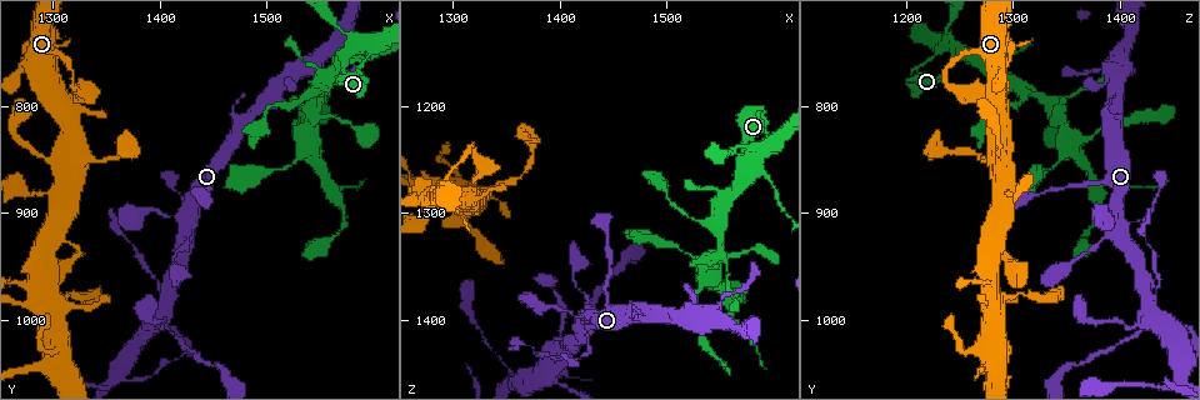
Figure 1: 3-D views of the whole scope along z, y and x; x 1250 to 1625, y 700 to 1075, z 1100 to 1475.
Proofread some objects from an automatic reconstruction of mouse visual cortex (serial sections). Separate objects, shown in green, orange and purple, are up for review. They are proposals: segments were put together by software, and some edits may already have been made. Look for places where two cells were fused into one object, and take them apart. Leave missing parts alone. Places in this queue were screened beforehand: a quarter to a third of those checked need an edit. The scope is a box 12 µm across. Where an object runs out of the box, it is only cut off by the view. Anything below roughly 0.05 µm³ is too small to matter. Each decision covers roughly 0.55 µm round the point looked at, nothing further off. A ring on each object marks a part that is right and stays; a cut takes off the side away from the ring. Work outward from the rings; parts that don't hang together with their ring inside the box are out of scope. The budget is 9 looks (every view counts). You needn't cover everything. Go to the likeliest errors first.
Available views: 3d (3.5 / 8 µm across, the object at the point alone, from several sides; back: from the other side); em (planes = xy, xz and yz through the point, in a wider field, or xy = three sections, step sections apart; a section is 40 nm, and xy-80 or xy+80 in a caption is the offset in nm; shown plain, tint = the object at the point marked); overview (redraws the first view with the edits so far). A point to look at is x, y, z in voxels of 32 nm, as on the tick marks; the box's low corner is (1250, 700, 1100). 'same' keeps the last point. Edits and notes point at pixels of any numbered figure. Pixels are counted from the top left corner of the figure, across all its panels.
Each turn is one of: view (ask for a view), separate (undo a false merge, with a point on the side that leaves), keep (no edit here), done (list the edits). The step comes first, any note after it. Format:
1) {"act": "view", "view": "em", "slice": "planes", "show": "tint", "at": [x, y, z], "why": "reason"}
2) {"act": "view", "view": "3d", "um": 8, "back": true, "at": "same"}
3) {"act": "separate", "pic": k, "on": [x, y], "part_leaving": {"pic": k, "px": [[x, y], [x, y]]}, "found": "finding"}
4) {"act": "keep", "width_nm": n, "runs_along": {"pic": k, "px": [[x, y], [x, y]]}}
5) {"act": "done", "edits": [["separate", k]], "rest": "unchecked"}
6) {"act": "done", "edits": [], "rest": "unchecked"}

{"act": "view", "view": "3d", "um": 3.5, "at": [1426, 908, 1406], "why": "four or more arms meet"}

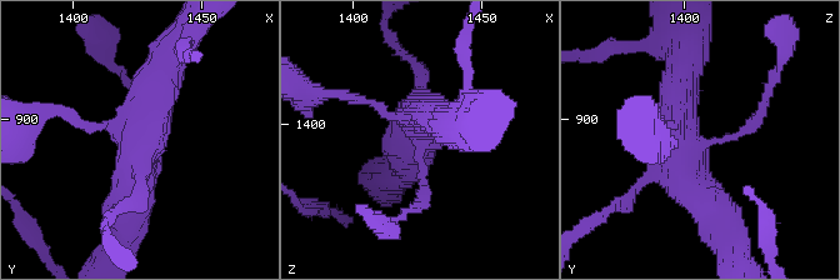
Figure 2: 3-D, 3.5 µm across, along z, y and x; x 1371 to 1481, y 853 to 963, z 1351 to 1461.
{"act": "view", "view": "em", "slice": "xy", "step": 3, "show": "plain", "at": [1426, 910, 1407], "why": "now the EM"}

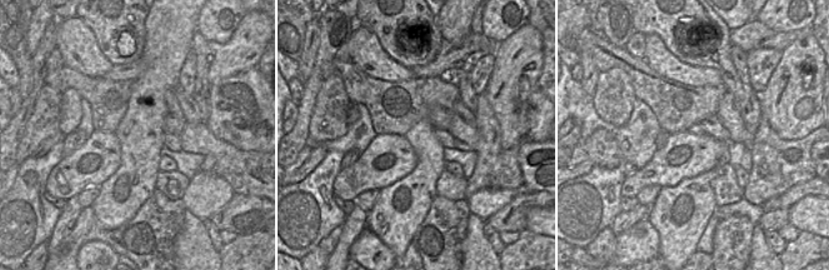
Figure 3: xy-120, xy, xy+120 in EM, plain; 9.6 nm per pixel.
{"act": "view", "view": "em", "slice": "xy", "step": 3, "show": "tint", "at": "same"}

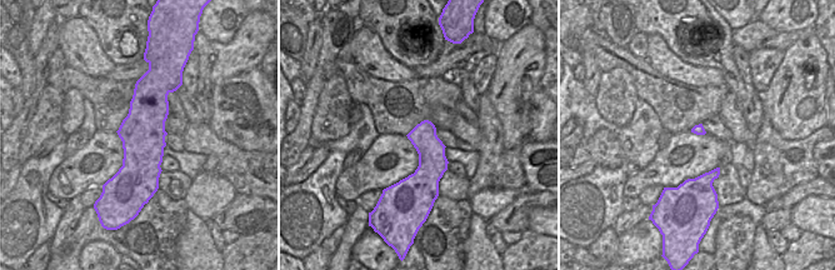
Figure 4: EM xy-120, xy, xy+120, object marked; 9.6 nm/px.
{"act": "keep", "runs_along": {"pic": 2, "px": [[163, 66], [136, 150], [129, 211]]}, "found": "one cell here"}

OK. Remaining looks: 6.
{"act": "view", "view": "3d", "um": 3.5, "at": [1400, 972, 1436], "why": "narrows sharply"}

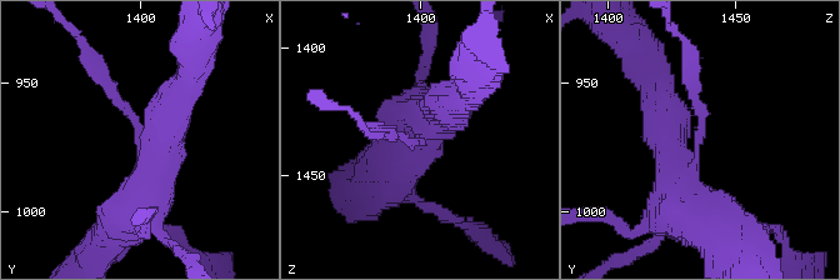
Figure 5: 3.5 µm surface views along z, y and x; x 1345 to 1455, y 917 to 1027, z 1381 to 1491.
{"act": "view", "view": "em", "slice": "xy", "step": 2, "show": "tint", "at": [1400, 970, 1436], "arm_widths_nm": [150, 400]}

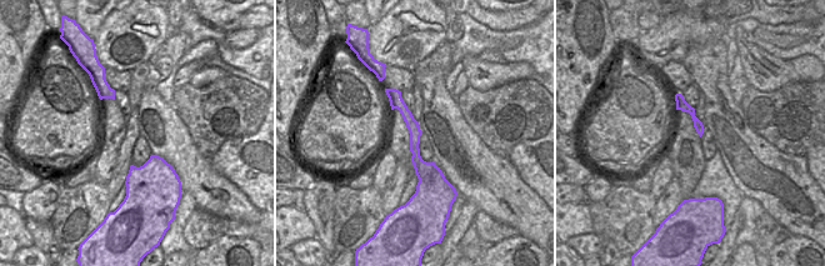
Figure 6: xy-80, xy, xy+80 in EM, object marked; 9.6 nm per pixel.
{"act": "view", "view": "em", "slice": "xy", "step": 1, "show": "tint", "at": "same", "why": "another direction"}

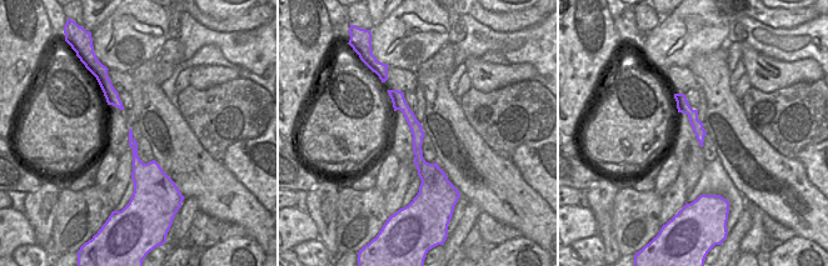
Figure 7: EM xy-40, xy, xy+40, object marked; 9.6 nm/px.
{"act": "separate", "pic": 5, "on": [703, 110], "part_leaving": {"pic": 5, "px": [[699, 148], [689, 48]]}, "found": "a second cell is stuck on"}

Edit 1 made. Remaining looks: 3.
{"act": "view", "view": "3d", "um": 8, "at": [1576, 750, 1254], "why": "small branch off a trunk"}

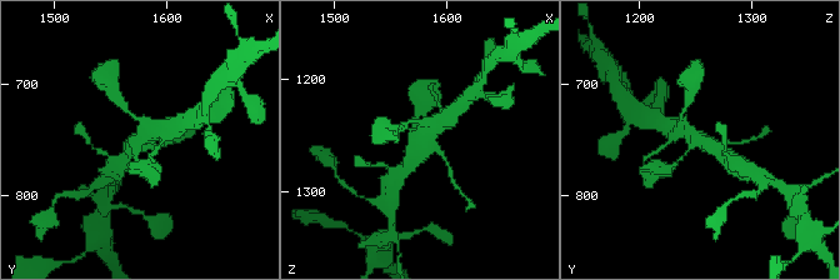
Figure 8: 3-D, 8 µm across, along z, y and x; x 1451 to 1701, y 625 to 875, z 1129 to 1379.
{"act": "view", "view": "3d", "um": 3.5, "at": [1574, 752, 1254]}

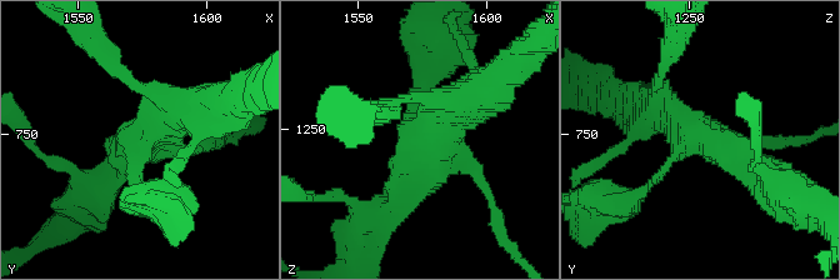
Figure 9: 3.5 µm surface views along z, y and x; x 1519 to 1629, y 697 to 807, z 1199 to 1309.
{"act": "view", "view": "em", "slice": "xy", "step": 1, "show": "tint", "at": [1576, 750, 1251], "why": "need the tissue"}

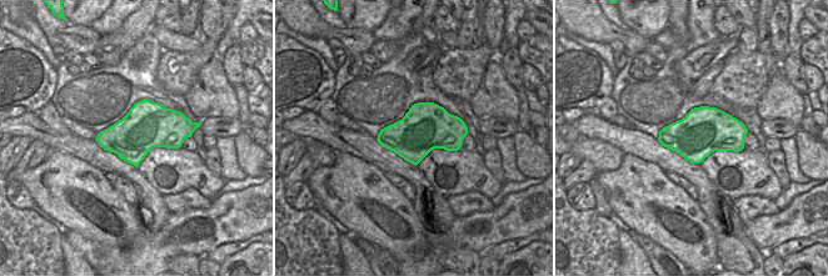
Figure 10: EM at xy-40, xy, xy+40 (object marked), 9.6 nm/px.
{"act": "keep", "runs_along": {"pic": 9, "px": [[429, 76], [399, 201]]}, "found": "all the same cell"}

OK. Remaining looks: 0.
{"act": "done", "edits": [["separate", 5]], "rest": "unchecked"}

